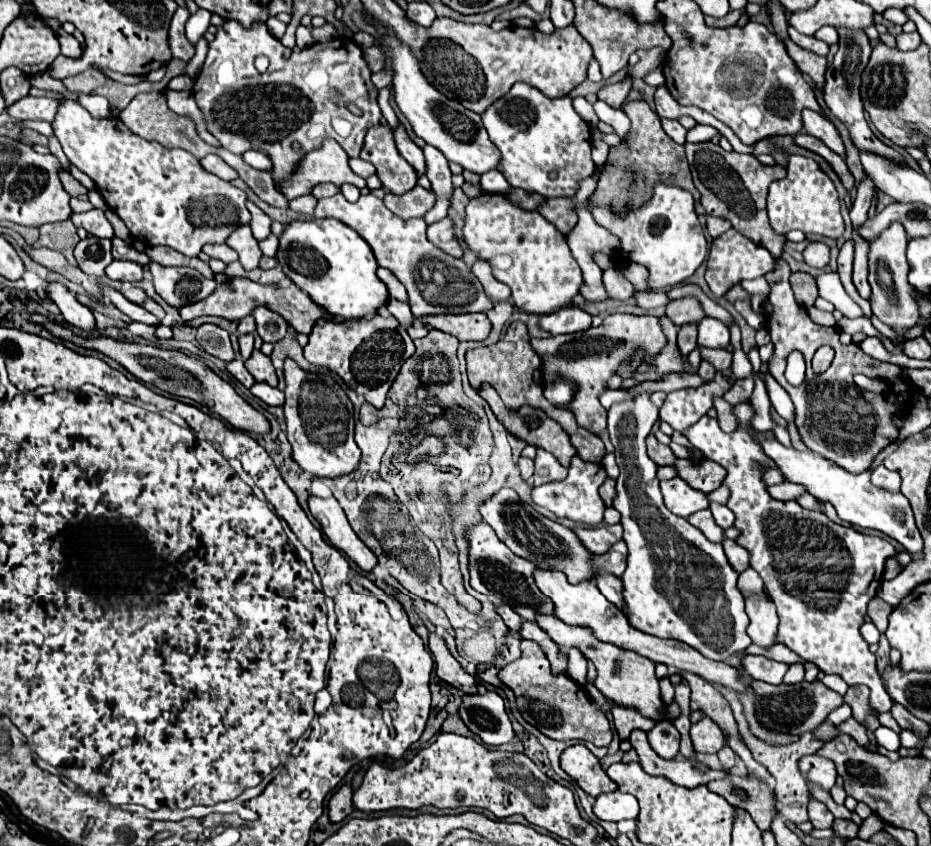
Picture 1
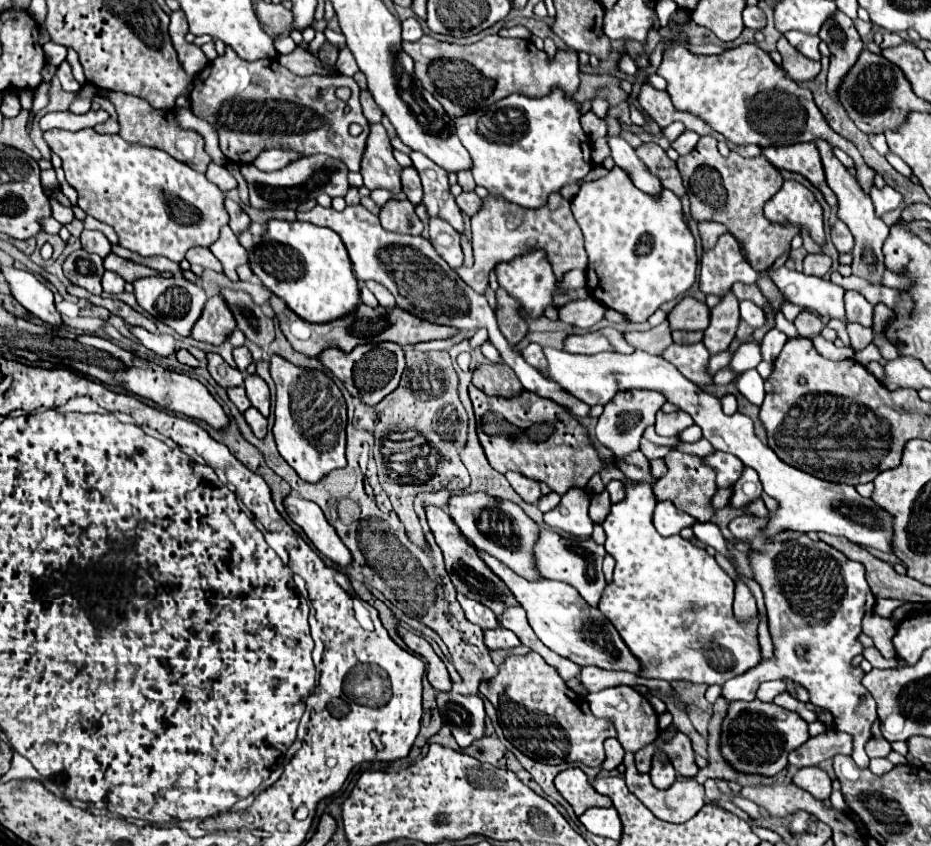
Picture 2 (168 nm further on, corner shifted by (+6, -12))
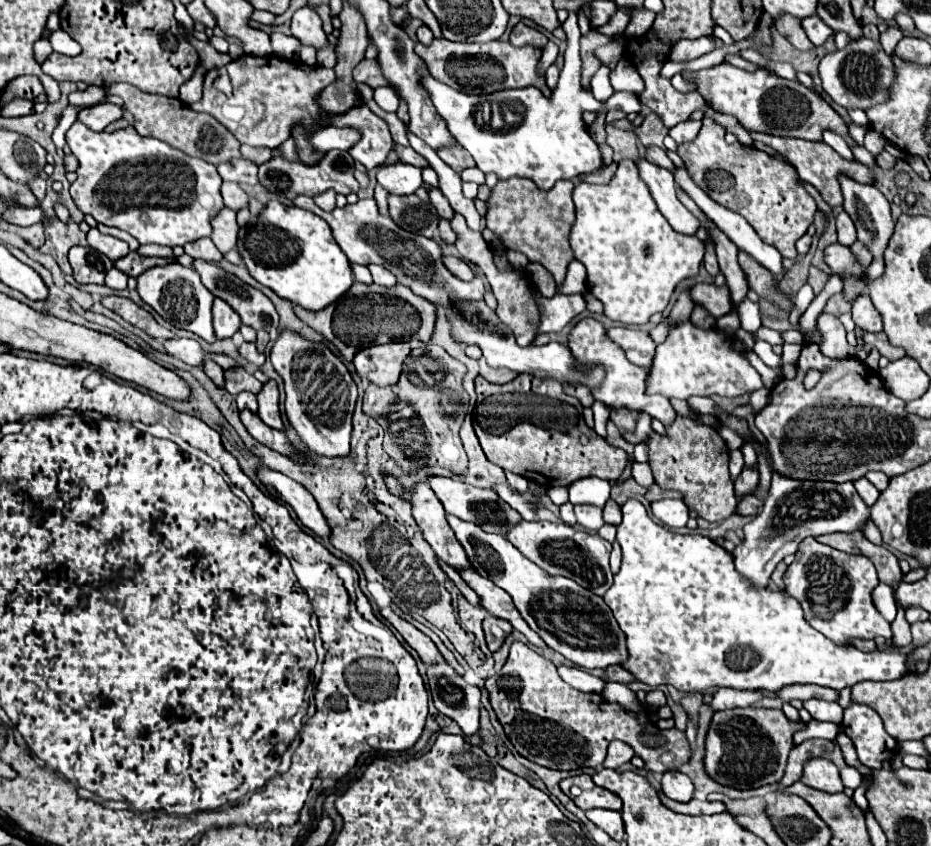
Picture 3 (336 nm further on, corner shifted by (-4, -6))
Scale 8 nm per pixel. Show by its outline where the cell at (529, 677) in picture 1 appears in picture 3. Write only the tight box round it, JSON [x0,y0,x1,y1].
[486,641,690,773]

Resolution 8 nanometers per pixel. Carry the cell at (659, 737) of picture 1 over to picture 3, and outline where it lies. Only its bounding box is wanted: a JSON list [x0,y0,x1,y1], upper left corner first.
[660,771,694,803]

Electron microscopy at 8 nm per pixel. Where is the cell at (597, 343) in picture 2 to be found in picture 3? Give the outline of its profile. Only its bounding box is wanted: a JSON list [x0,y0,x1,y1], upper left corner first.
[608,327,656,369]

